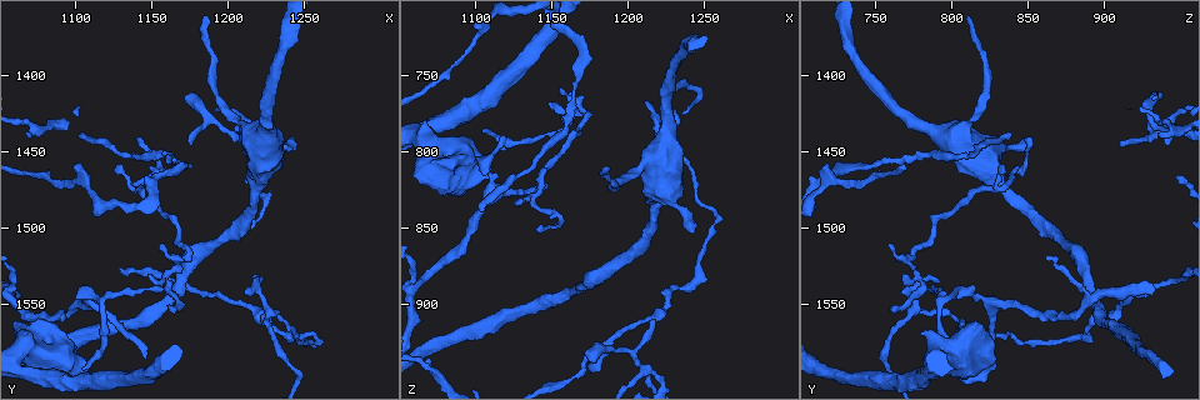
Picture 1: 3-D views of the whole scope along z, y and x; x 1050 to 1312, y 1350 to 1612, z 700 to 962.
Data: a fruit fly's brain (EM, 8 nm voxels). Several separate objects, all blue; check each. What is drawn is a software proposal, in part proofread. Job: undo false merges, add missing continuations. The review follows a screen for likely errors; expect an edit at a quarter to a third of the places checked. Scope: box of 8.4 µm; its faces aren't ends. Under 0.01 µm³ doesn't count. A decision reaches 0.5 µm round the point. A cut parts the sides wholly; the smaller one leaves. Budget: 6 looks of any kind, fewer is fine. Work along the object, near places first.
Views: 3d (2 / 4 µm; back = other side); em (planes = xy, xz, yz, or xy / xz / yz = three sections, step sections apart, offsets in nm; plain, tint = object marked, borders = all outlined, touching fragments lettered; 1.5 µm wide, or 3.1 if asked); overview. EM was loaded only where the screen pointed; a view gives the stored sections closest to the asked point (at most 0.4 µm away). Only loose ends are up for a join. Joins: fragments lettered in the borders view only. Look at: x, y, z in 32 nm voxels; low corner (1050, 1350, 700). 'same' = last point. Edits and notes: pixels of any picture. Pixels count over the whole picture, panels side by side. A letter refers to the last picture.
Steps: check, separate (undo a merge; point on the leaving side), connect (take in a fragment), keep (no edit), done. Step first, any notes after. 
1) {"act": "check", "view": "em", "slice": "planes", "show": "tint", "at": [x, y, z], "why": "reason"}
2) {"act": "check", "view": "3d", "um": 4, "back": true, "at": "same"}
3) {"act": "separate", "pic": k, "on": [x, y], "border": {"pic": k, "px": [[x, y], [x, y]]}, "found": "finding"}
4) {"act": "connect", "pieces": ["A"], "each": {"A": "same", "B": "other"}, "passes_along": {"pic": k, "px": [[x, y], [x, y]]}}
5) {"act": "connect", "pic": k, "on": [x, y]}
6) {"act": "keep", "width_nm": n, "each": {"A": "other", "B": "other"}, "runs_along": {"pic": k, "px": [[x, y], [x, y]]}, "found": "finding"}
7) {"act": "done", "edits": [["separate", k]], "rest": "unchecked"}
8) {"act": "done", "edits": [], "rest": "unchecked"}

{"act": "check", "view": "3d", "um": 2, "back": true, "at": [1216, 1444, 908], "why": "thin end"}

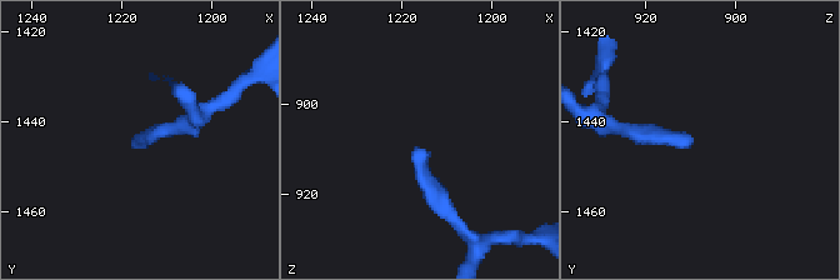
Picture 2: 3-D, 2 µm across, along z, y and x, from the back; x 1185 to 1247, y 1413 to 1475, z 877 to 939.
{"act": "check", "view": "em", "slice": "xz", "step": 4, "show": "borders", "at": [1217, 1444, 909]}

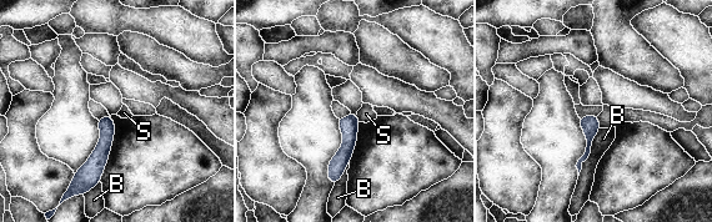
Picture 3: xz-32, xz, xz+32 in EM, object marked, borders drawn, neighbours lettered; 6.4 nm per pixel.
{"act": "keep", "each": {"B": "other", "S": "other"}, "found": "no lettered fragment goes on from it"}

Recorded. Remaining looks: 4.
{"act": "check", "view": "em", "slice": "planes", "show": "borders", "at": [1244, 1440, 852]}

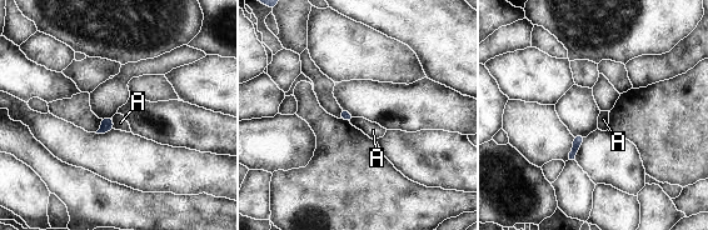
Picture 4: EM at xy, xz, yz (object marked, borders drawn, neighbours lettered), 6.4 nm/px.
{"act": "keep", "each": {"A": "other"}, "border": {"pic": 4, "px": [[111, 118], [114, 128]]}, "found": "no lettered fragment goes on from it"}

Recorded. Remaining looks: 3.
{"act": "check", "view": "3d", "um": 2, "at": [1146, 1584, 822], "why": "tapers out"}

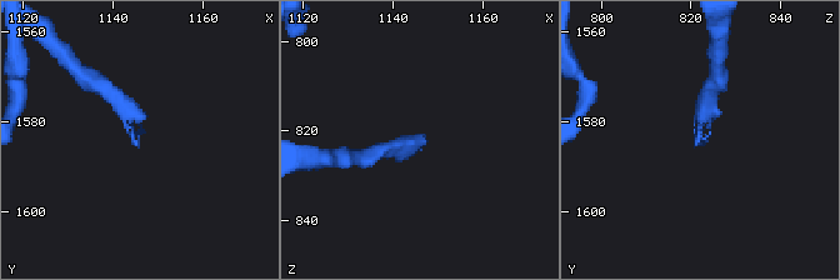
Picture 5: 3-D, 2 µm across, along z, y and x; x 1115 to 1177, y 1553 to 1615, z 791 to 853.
{"act": "check", "view": "em", "slice": "planes", "show": "borders", "at": [1145, 1584, 823], "why": "need the tissue"}

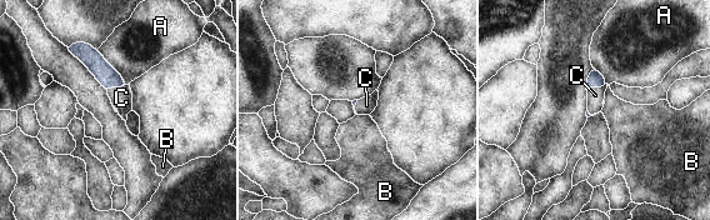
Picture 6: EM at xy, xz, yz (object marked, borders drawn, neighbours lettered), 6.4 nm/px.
{"act": "connect", "pieces": ["C"], "longest_contact_nm": ["A", 300], "each": {"A": "other", "B": "other", "C": "same"}, "found": "it goes on there"}

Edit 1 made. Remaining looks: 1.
{"act": "done", "edits": [["connect", 6]], "rest": "unchecked"}

